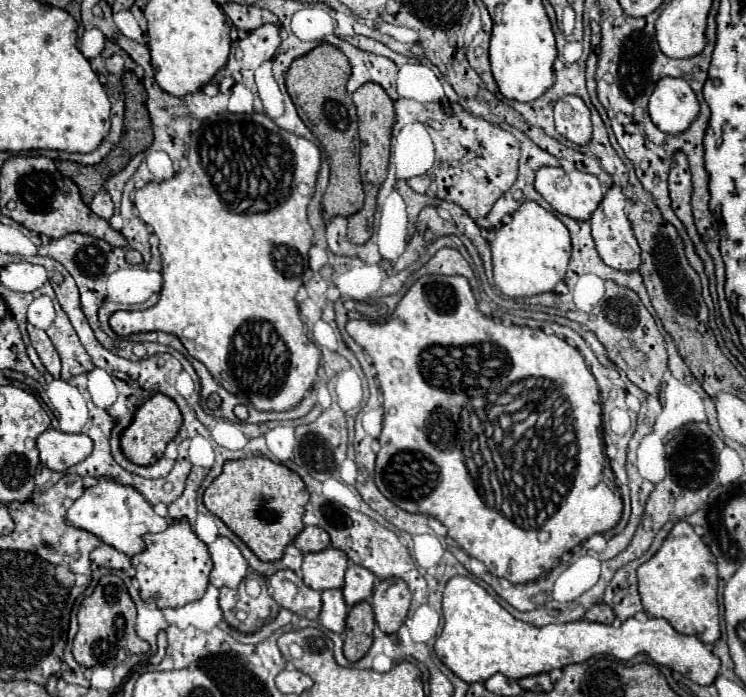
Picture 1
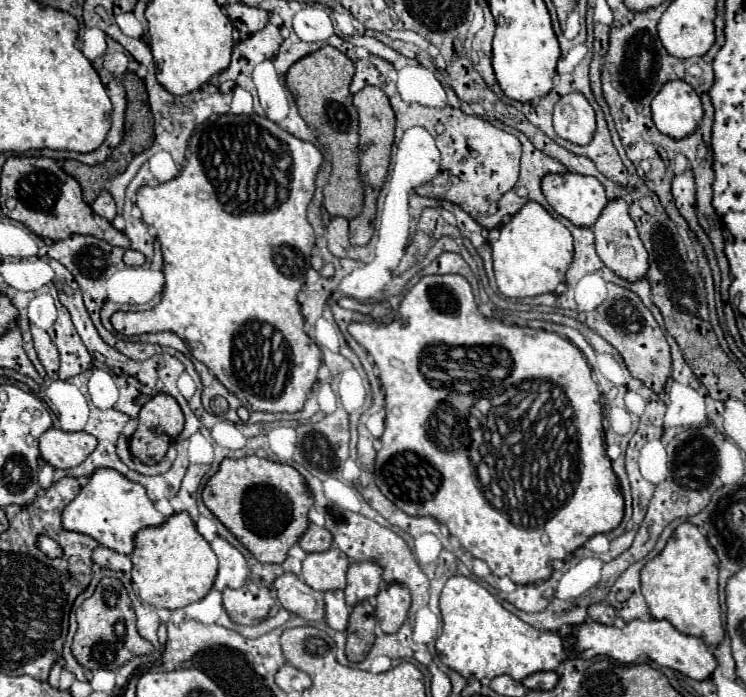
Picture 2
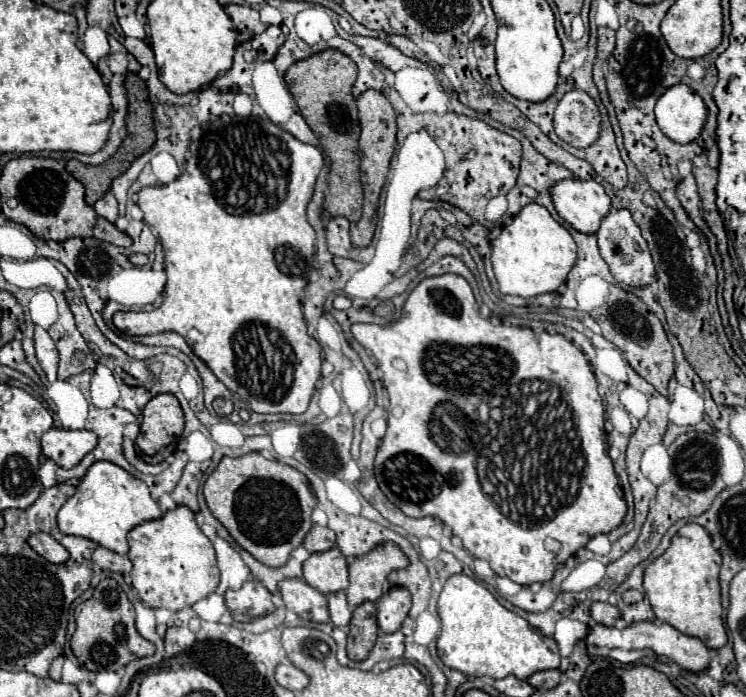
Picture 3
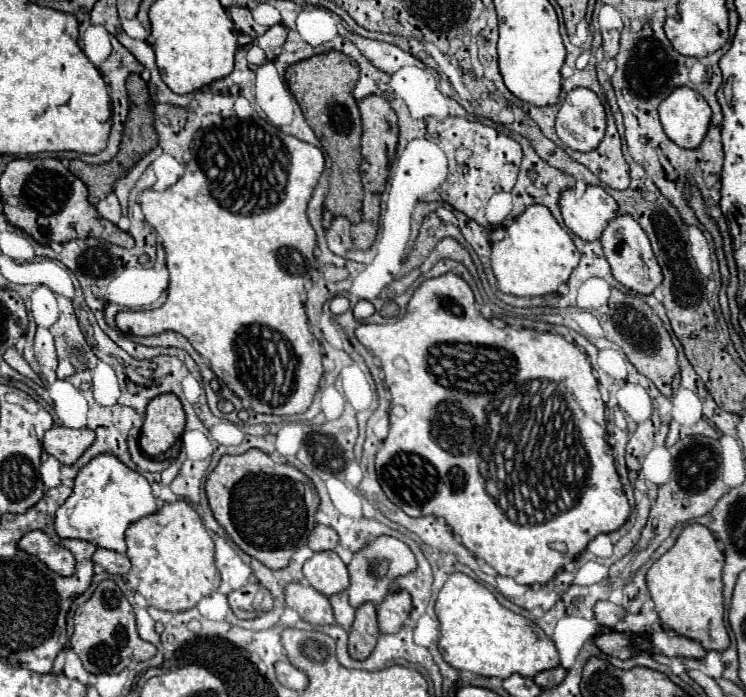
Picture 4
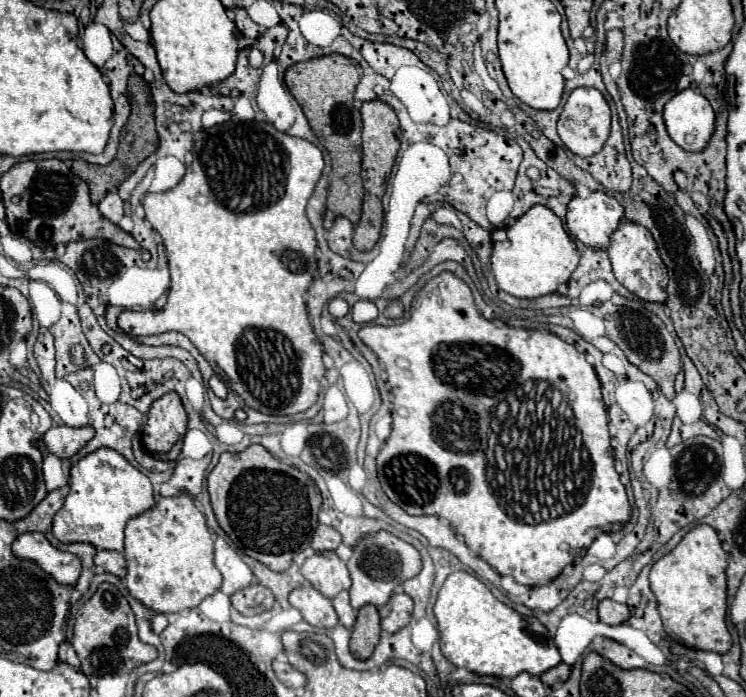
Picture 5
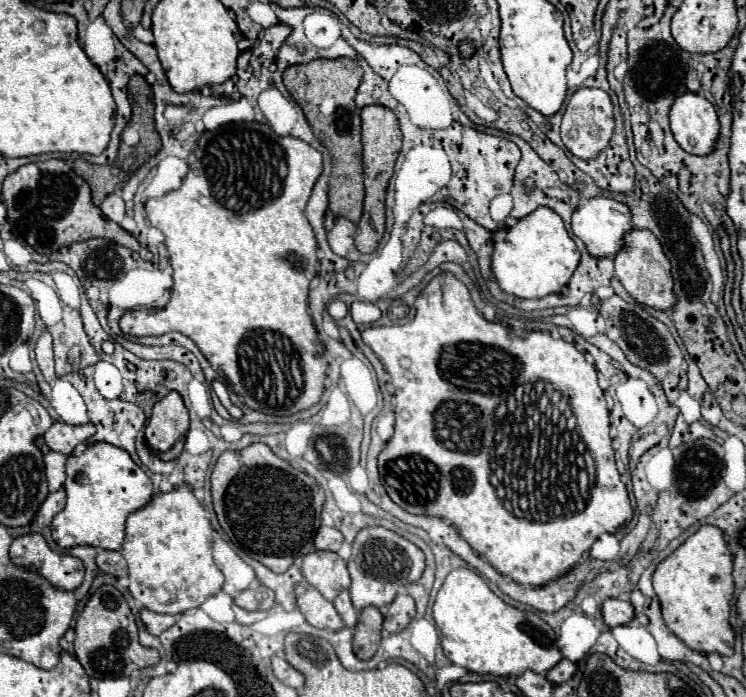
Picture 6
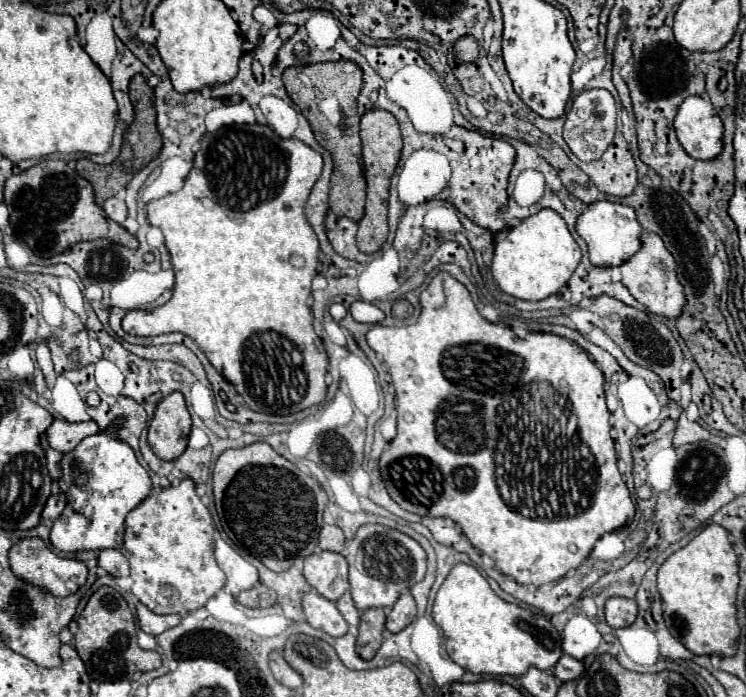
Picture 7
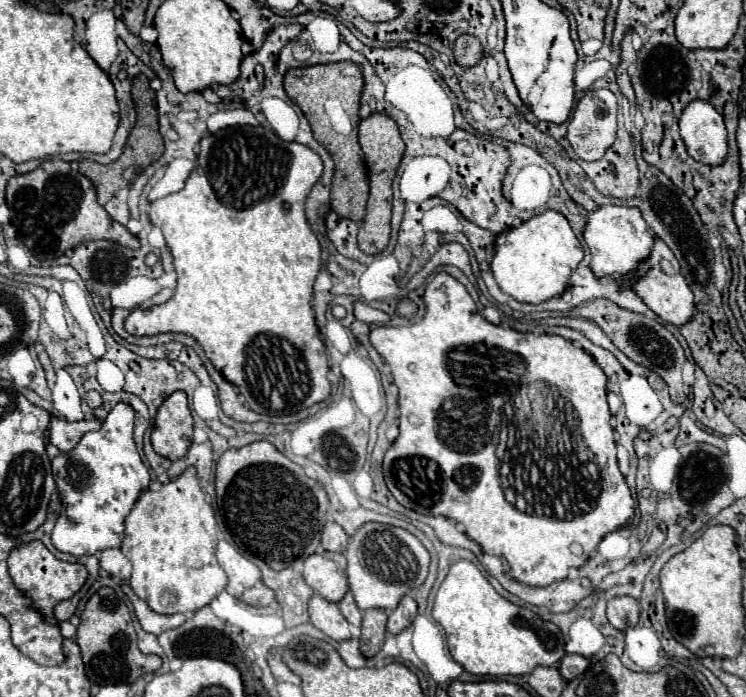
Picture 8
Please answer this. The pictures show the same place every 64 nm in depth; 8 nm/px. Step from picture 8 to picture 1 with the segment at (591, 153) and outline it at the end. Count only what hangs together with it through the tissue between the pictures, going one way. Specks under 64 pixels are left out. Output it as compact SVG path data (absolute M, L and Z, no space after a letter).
M564 96L554 106L556 130L578 146L586 146L592 140L590 110L578 96Z

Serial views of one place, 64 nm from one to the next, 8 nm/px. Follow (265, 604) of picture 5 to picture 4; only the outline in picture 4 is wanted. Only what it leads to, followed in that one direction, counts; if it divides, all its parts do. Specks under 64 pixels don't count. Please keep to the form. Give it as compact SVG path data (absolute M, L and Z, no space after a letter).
M250 582L238 590L232 590L228 594L228 604L236 618L240 620L250 620L256 618L262 612L272 610L274 598L272 594L258 582Z

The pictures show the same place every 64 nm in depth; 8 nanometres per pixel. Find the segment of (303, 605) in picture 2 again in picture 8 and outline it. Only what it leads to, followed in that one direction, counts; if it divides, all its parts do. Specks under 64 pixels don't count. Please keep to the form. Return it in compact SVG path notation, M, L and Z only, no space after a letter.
M312 594L312 598L308 600L308 614L310 614L310 622L318 630L328 634L332 640L350 638L348 622L342 616L340 608L336 604L324 600L320 594Z

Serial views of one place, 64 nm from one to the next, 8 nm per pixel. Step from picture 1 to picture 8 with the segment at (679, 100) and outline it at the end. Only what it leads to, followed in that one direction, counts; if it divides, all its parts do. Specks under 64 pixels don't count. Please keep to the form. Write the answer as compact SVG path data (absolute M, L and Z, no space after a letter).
M692 100L678 120L680 136L688 154L704 164L716 166L728 152L726 126L722 116L706 100Z

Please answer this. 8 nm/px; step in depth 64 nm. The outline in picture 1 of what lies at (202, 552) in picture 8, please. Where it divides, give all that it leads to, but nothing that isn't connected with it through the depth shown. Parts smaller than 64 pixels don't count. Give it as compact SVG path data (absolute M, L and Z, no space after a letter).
M172 522L164 532L146 534L144 542L146 550L132 558L140 596L144 602L156 604L158 608L178 608L204 596L204 590L208 586L208 574L212 570L212 560L206 544L198 540L188 522Z

